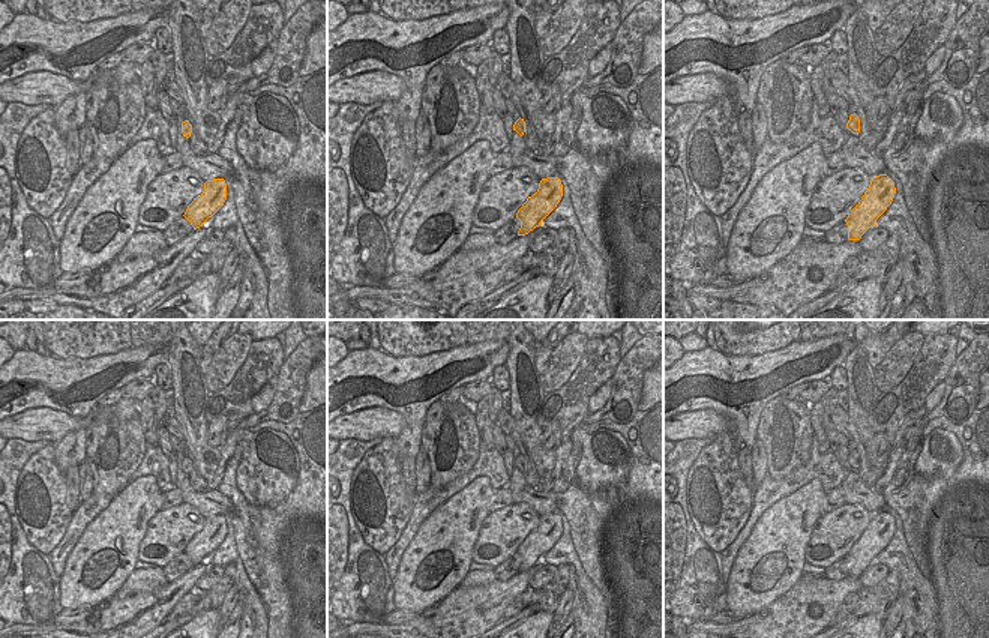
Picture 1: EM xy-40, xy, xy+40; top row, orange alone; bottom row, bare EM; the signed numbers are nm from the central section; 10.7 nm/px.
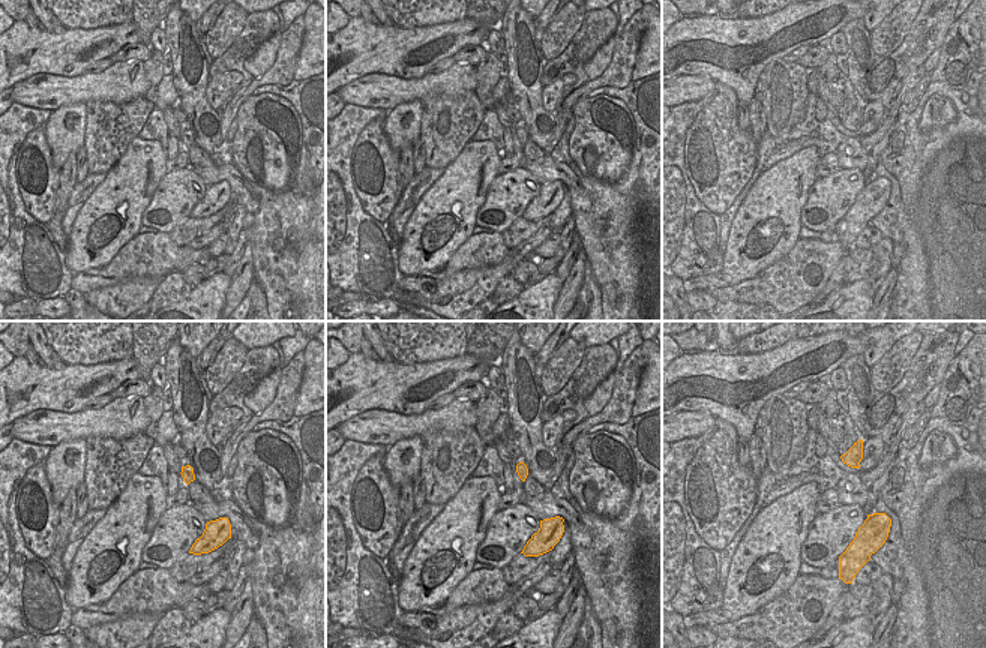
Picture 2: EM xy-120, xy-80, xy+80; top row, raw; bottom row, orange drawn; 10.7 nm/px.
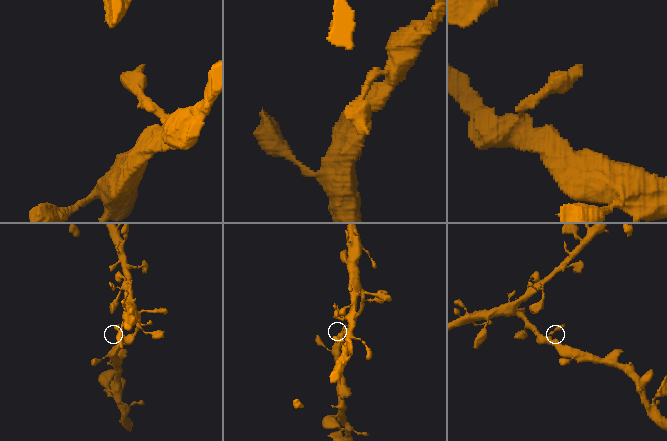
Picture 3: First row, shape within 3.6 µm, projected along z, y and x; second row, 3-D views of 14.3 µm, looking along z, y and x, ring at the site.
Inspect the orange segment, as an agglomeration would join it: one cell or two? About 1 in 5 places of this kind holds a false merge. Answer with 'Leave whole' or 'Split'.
Leave whole.

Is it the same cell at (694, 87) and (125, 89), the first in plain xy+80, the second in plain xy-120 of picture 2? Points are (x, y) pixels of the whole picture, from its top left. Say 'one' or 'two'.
one

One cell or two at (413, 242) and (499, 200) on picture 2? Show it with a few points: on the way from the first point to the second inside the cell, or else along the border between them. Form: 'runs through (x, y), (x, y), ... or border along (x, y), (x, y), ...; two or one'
border along (494, 179), (483, 204), (477, 210), (474, 224); two

